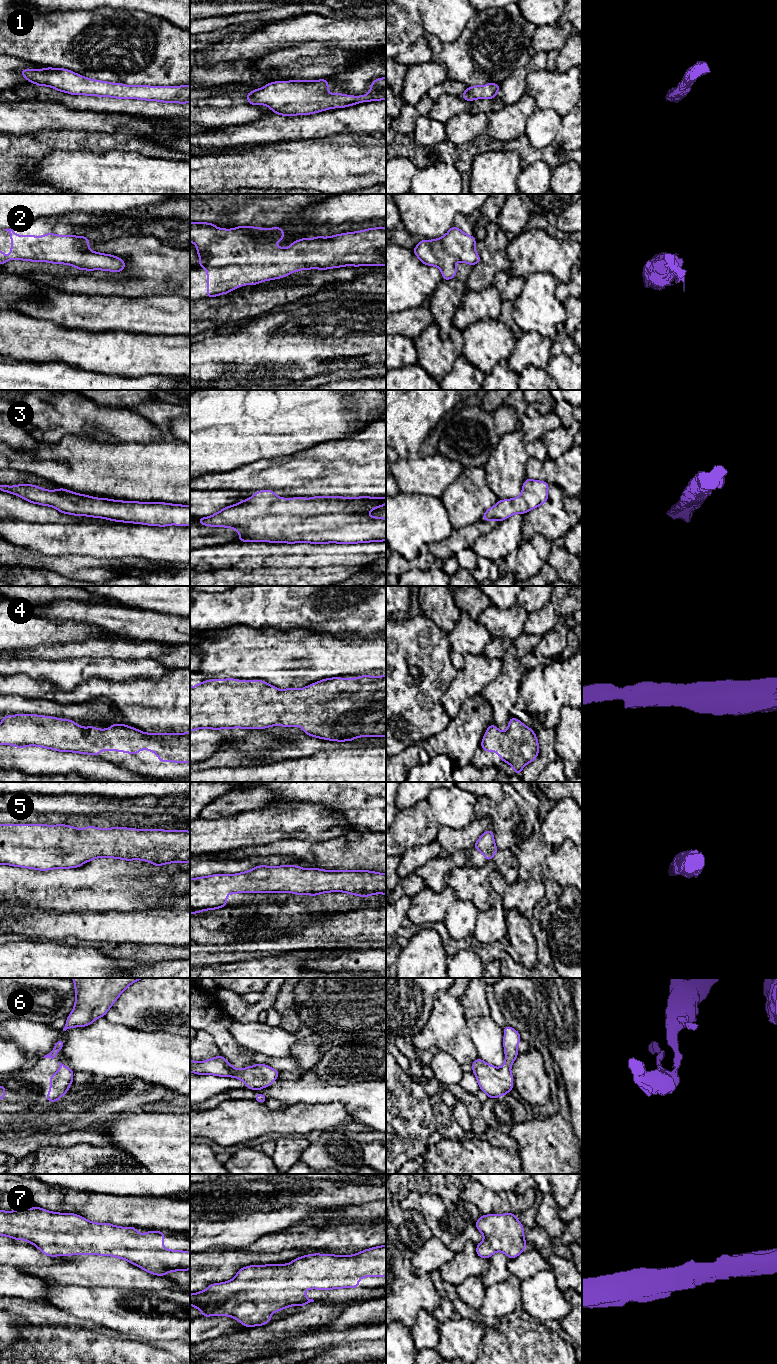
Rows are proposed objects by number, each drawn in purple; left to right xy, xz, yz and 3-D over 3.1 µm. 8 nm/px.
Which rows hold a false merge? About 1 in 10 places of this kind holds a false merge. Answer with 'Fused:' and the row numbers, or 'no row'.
Fused: no row

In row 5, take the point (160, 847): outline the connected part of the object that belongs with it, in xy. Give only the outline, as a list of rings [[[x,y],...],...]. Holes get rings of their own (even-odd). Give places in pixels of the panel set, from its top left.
[[[0,824],[0,864],[52,870],[77,868],[96,858],[142,860],[155,867],[190,862],[190,831],[141,830],[125,827],[78,829],[70,825]]]

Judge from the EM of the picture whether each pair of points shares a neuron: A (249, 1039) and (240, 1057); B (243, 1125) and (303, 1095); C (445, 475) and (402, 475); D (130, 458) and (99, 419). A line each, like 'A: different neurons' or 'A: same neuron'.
A: different neurons
B: different neurons
C: same neuron
D: different neurons

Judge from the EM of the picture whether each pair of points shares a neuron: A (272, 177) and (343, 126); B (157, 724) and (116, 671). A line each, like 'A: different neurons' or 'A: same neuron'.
A: different neurons
B: different neurons

